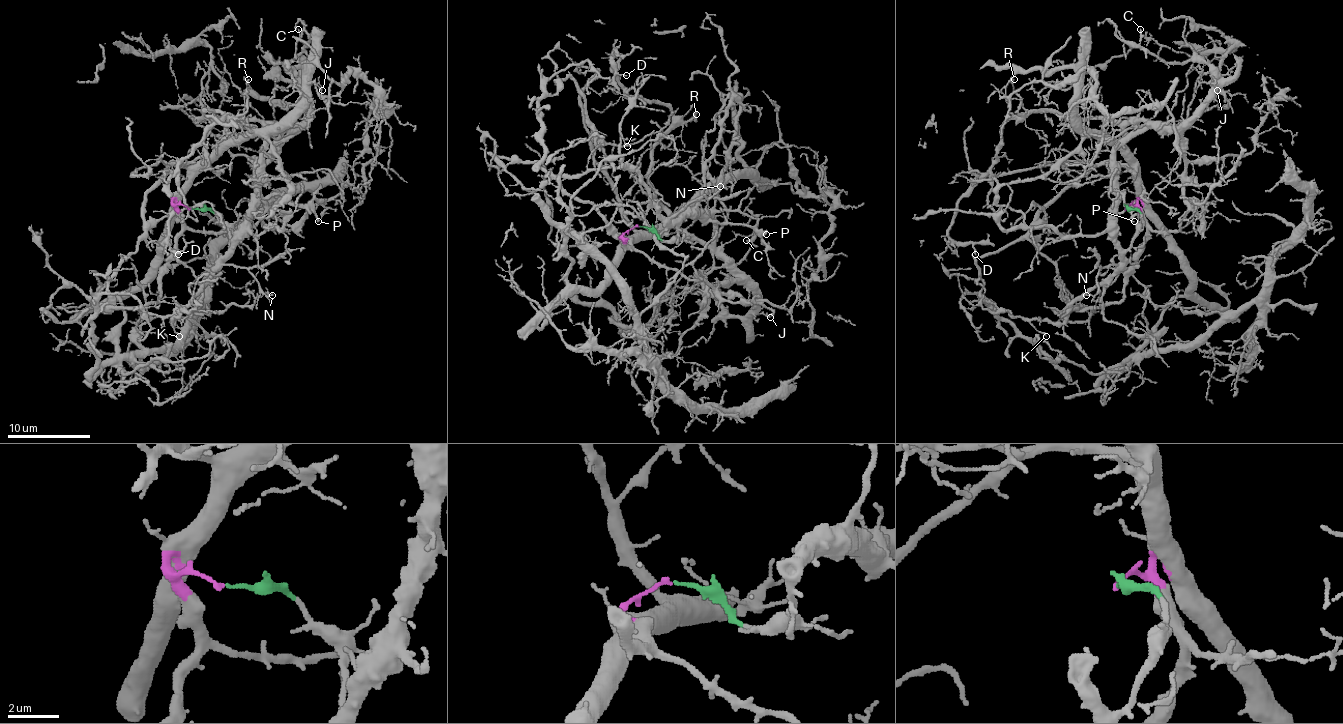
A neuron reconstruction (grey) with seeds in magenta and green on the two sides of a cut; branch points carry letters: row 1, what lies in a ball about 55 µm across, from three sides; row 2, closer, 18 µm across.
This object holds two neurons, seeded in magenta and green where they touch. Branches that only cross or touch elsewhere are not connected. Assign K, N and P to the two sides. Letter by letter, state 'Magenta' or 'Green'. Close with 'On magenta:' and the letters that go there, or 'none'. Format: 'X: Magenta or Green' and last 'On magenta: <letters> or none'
K: Green
N: Green
P: Green
On magenta: none

